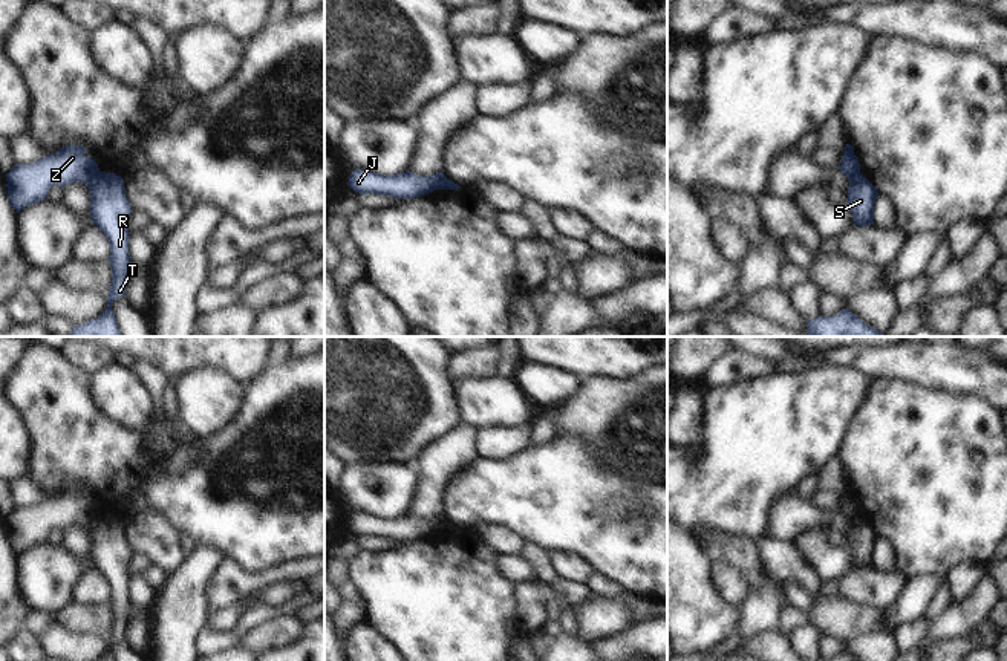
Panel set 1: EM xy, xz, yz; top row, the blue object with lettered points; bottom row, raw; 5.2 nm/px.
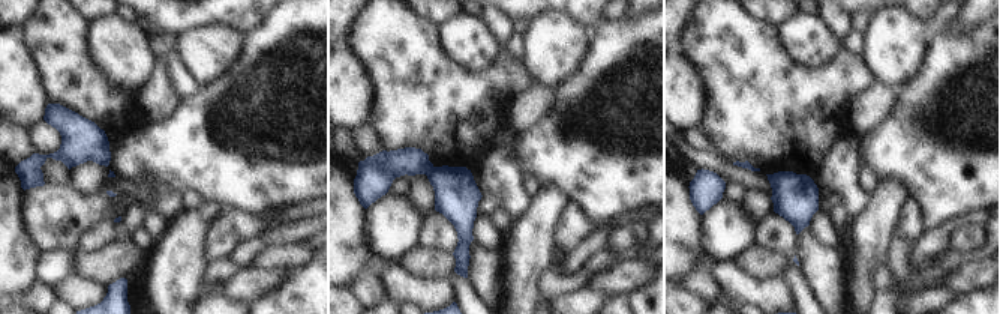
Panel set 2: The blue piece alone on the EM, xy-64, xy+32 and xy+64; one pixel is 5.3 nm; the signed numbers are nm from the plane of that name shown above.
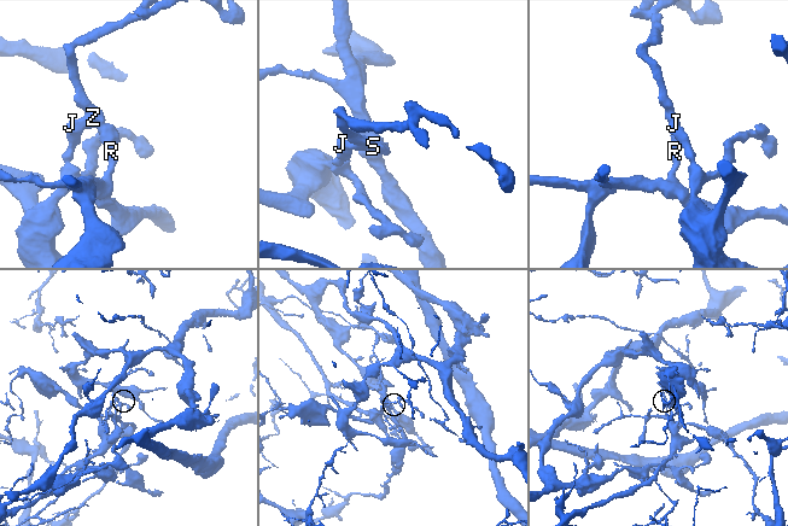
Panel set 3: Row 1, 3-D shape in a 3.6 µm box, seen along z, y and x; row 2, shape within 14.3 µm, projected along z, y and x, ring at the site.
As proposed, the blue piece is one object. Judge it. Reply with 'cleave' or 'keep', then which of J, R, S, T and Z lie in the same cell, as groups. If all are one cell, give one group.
cleave; groups J Z / R S T

